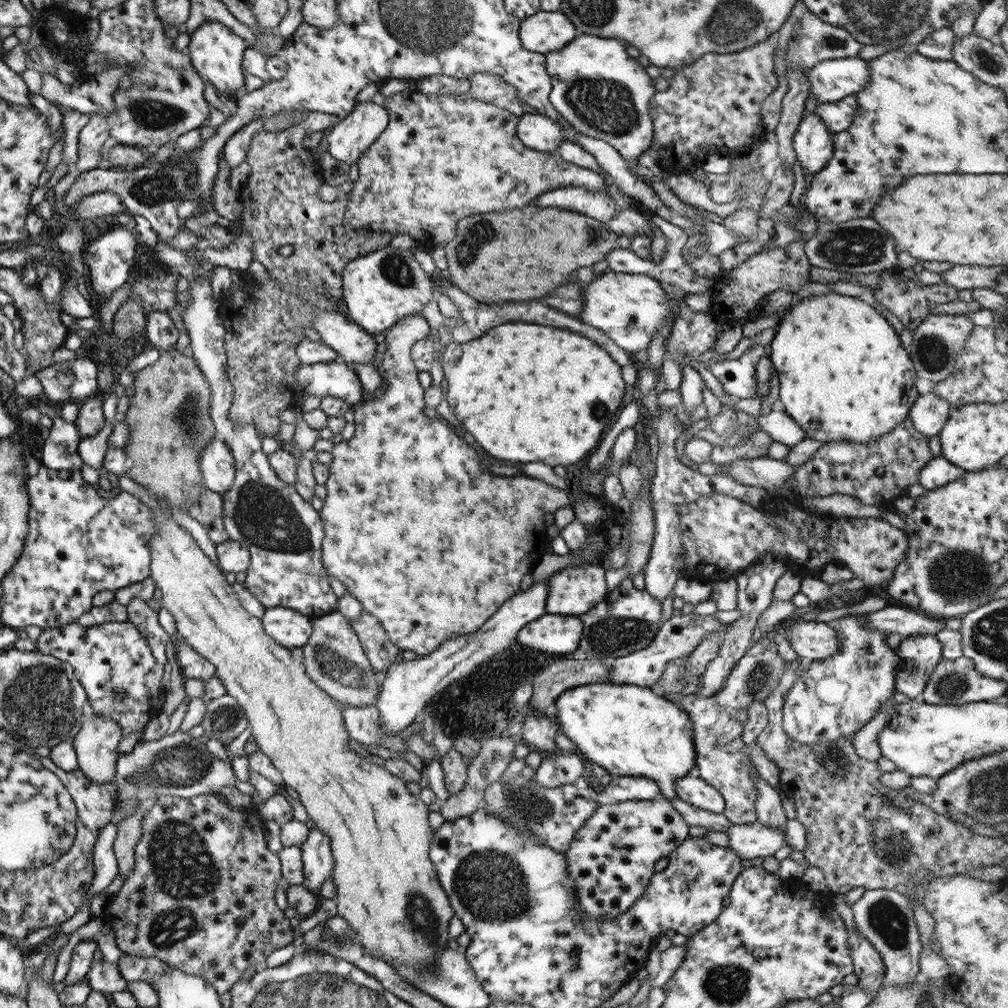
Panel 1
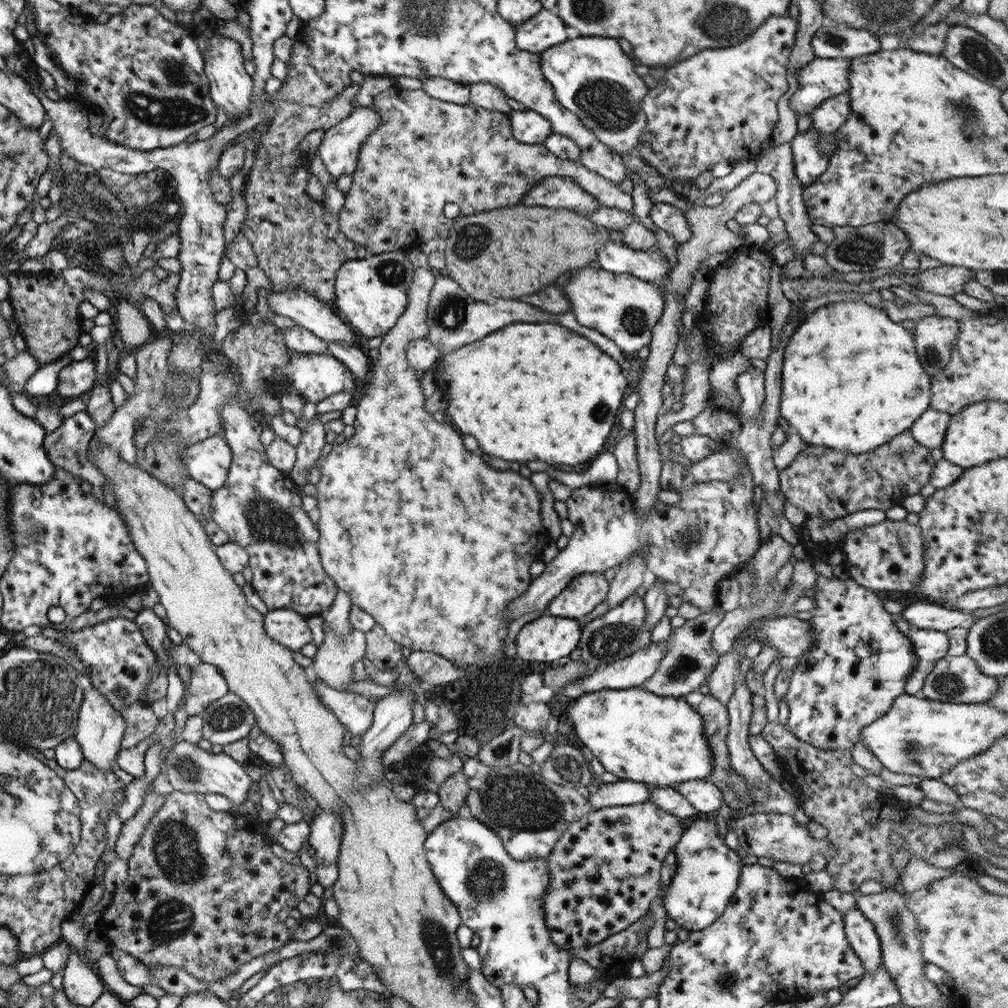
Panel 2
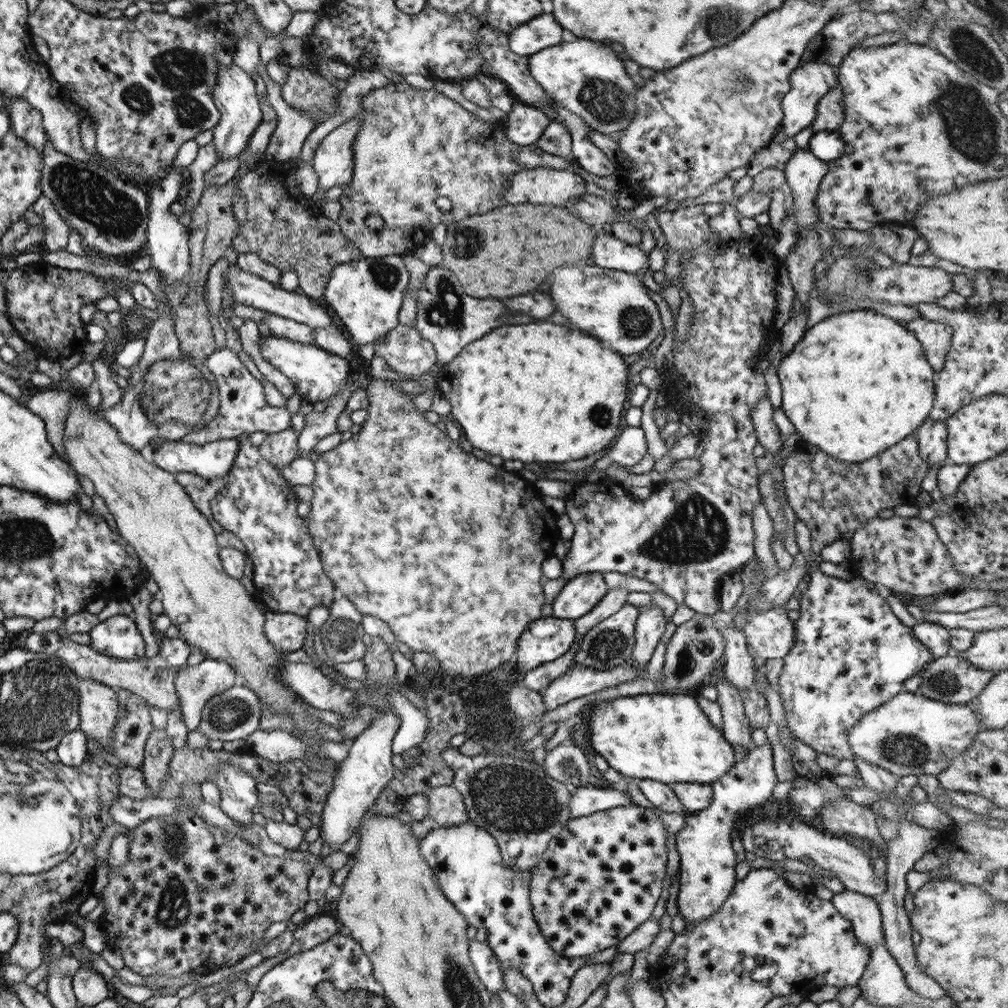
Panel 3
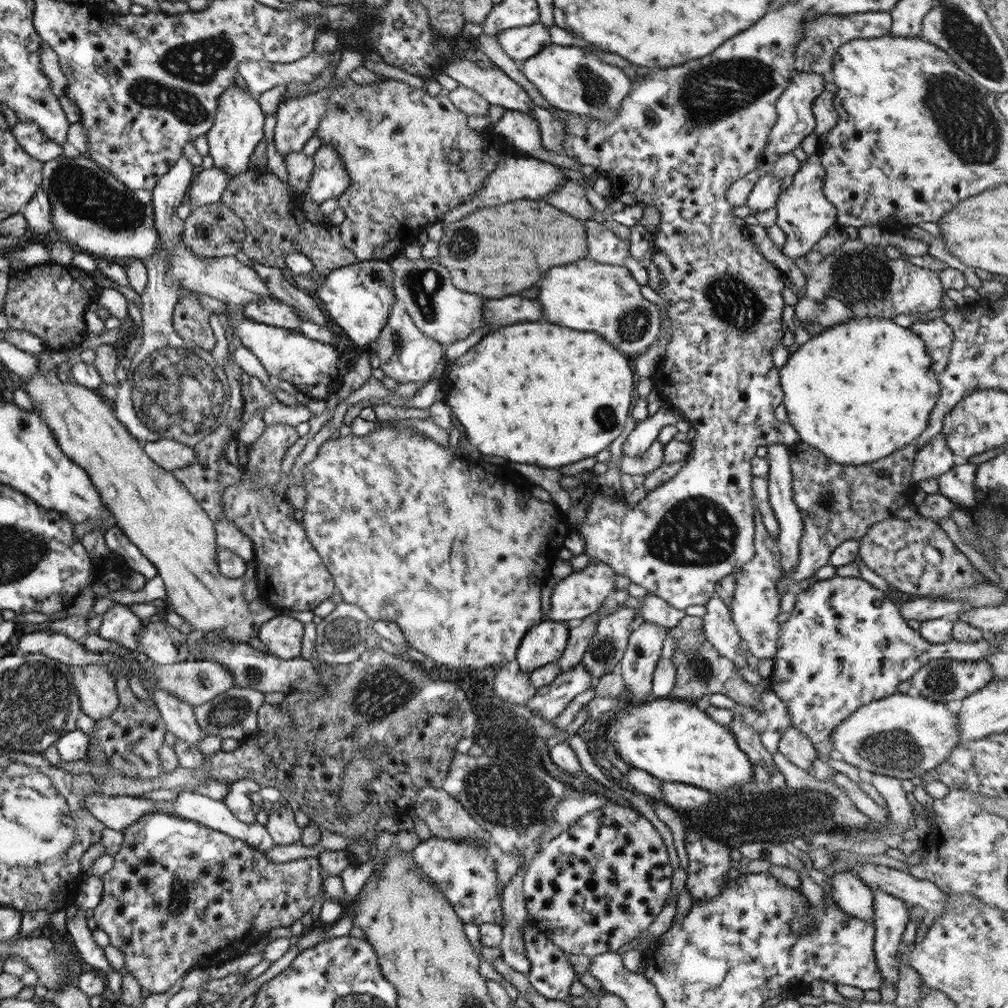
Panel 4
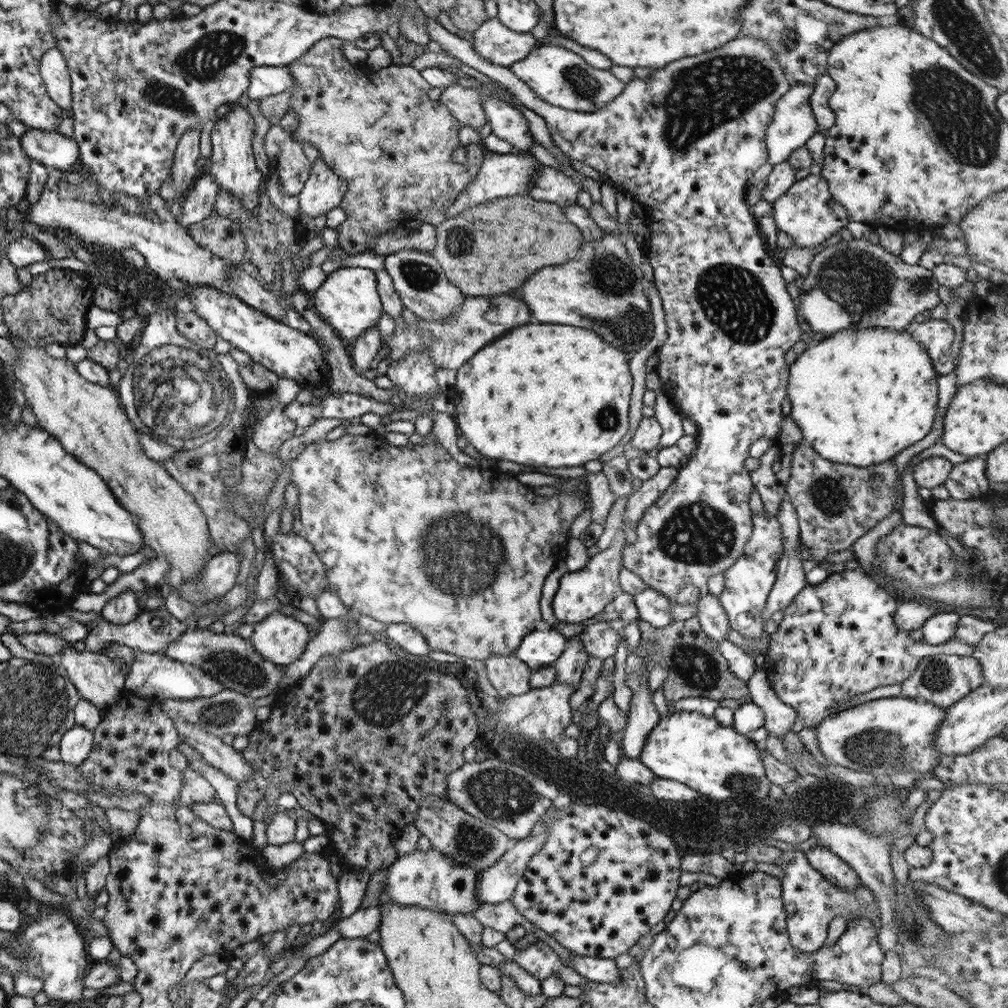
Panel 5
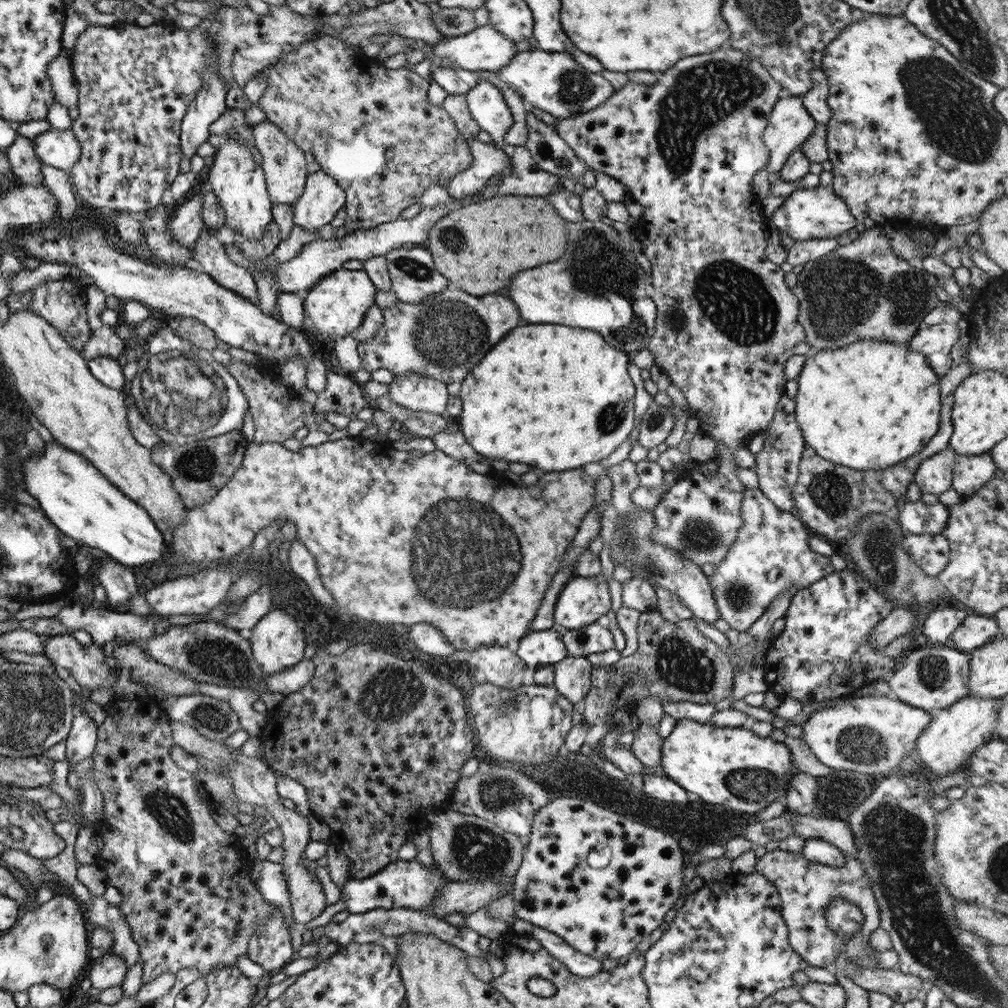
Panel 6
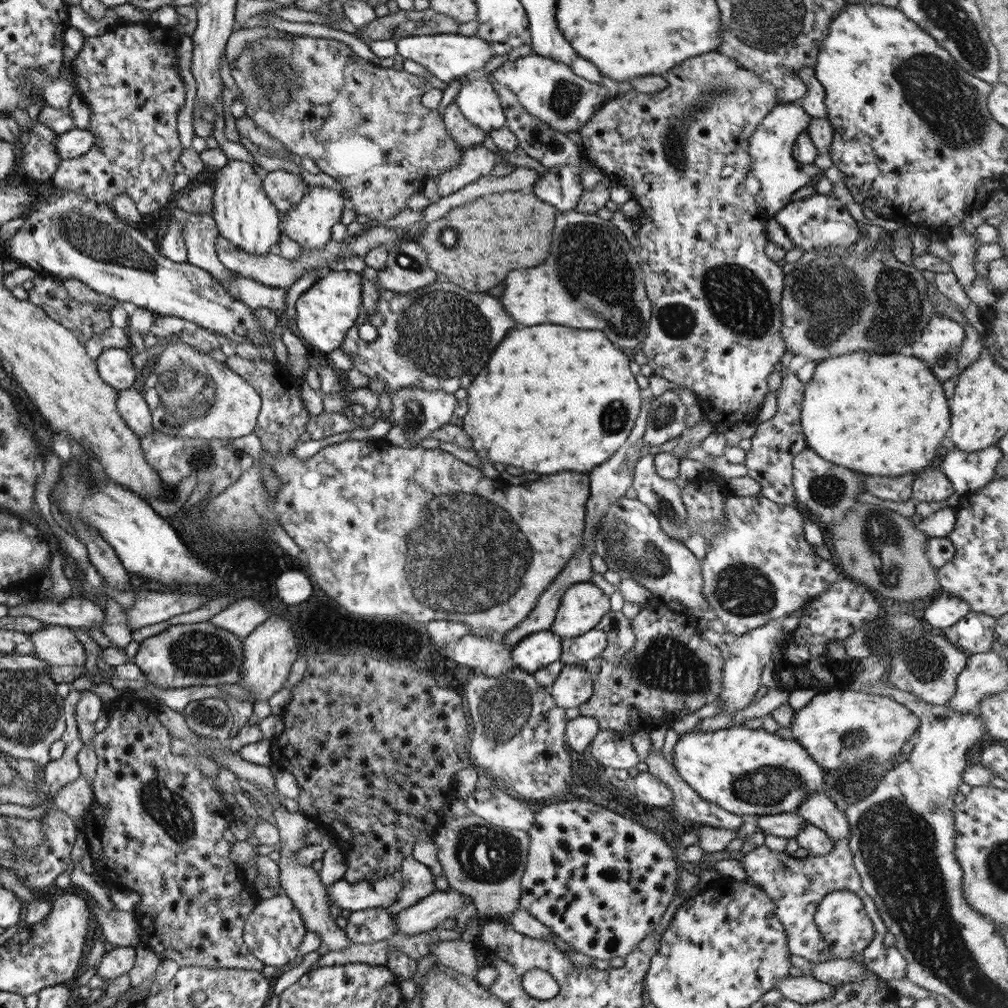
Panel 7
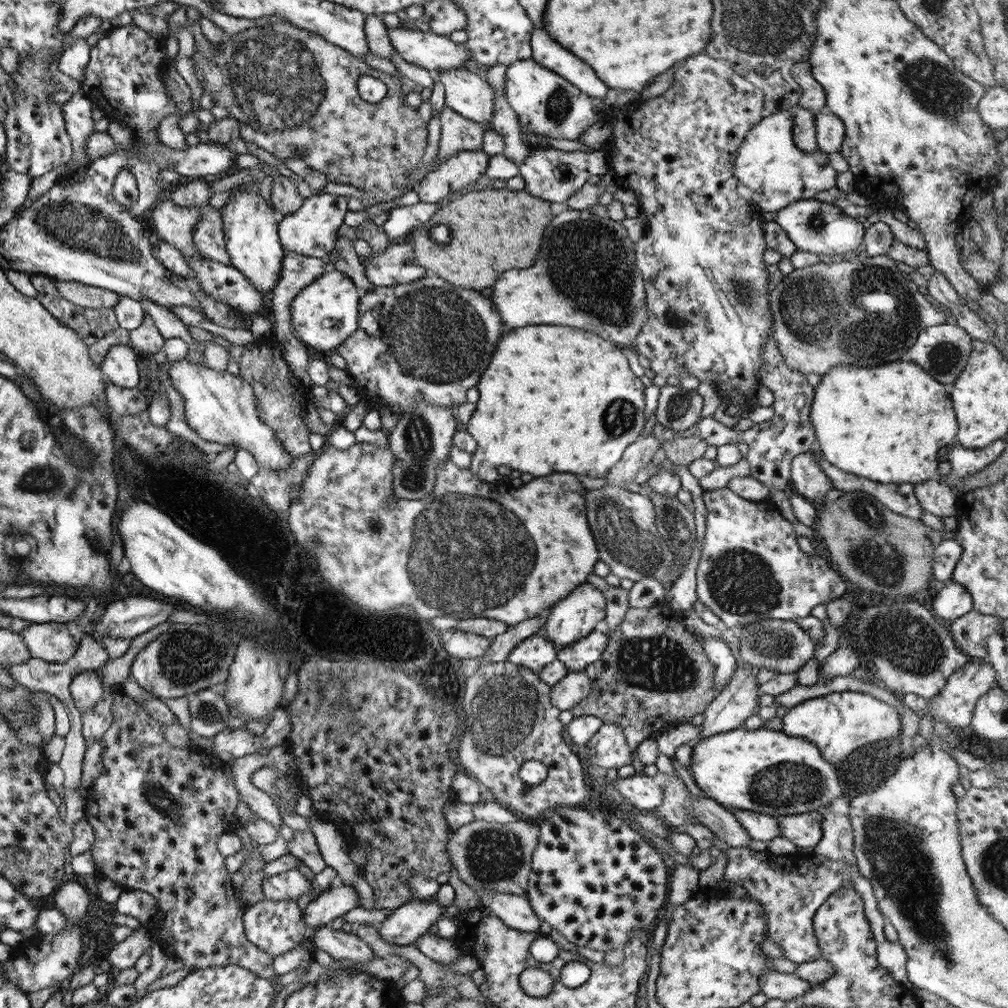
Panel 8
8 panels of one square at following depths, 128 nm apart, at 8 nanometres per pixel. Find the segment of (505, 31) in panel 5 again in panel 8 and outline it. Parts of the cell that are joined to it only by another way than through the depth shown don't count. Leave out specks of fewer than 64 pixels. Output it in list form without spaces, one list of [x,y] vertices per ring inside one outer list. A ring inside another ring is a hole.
[[[396,27],[387,29],[390,45],[405,62],[427,69],[431,74],[463,67],[469,59],[463,44],[456,44],[447,35]]]

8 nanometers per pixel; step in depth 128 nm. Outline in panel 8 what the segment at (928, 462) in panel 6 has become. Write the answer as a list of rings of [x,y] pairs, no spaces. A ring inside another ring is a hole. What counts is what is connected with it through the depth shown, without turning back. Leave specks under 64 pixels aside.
[[[929,478],[913,485],[913,494],[923,511],[938,516],[954,516],[955,494],[939,478]]]

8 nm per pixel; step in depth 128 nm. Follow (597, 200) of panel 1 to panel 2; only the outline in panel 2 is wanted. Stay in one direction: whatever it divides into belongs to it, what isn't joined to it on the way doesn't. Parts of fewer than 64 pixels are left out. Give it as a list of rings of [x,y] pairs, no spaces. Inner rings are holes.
[[[549,176],[537,181],[521,197],[520,202],[528,207],[572,210],[583,216],[589,215],[600,205],[573,179],[562,176]]]

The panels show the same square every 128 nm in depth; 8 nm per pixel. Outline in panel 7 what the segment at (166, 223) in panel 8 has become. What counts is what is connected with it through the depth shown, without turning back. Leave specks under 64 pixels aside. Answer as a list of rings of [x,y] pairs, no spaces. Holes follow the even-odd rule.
[[[174,209],[173,220],[167,217],[170,221],[179,220],[181,228],[183,228],[183,242],[185,242],[186,262],[200,268],[210,274],[217,282],[231,281],[235,272],[225,268],[215,254],[215,237],[218,235],[215,221],[209,213],[189,213],[184,210]]]

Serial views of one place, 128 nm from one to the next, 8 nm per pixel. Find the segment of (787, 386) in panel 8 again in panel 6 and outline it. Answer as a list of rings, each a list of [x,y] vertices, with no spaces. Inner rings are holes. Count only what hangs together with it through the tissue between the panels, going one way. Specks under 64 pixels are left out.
[[[784,392],[780,395],[771,423],[761,432],[763,445],[754,454],[752,471],[757,475],[757,488],[767,497],[775,507],[784,511],[793,509],[793,495],[791,488],[798,477],[798,463],[801,452],[805,447],[801,431],[795,422],[794,398],[789,398]]]

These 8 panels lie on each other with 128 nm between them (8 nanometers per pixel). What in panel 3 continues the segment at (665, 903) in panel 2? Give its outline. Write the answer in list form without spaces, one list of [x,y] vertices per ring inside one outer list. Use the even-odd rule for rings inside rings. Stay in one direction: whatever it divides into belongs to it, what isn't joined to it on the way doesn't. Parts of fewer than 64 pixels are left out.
[[[766,741],[765,745],[753,747],[747,752],[743,760],[737,760],[725,774],[715,782],[711,782],[711,803],[707,808],[685,818],[683,828],[675,834],[675,847],[679,853],[679,891],[676,895],[677,913],[680,913],[686,923],[695,923],[707,919],[719,909],[736,882],[734,869],[736,866],[735,852],[730,844],[730,831],[736,813],[763,804],[771,797],[771,790],[777,782],[771,761],[771,746]]]

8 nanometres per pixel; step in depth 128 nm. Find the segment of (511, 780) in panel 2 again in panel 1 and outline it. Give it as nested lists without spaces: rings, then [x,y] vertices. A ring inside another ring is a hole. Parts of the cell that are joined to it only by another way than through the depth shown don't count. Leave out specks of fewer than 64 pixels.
[[[517,773],[512,780],[501,782],[500,778],[483,789],[482,813],[499,818],[517,833],[530,833],[539,845],[554,852],[564,853],[573,834],[591,817],[600,805],[589,798],[585,791],[571,784],[545,787],[535,779]]]

